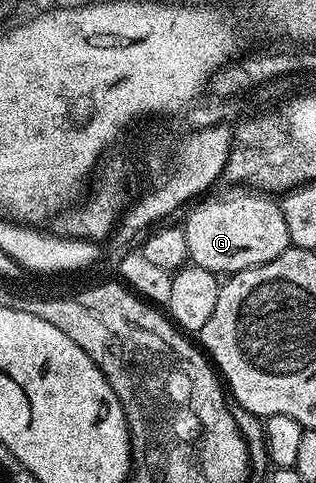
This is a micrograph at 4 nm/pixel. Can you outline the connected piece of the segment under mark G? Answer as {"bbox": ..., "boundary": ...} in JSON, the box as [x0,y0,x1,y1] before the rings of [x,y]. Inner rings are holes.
{"bbox":[183,193,291,273],"boundary":[[[261,193],[233,195],[230,199],[217,199],[214,203],[205,203],[197,207],[183,220],[187,249],[190,260],[205,270],[214,273],[232,273],[248,267],[258,267],[283,253],[291,246],[287,233],[287,221],[283,221],[280,202],[276,198]]]}

